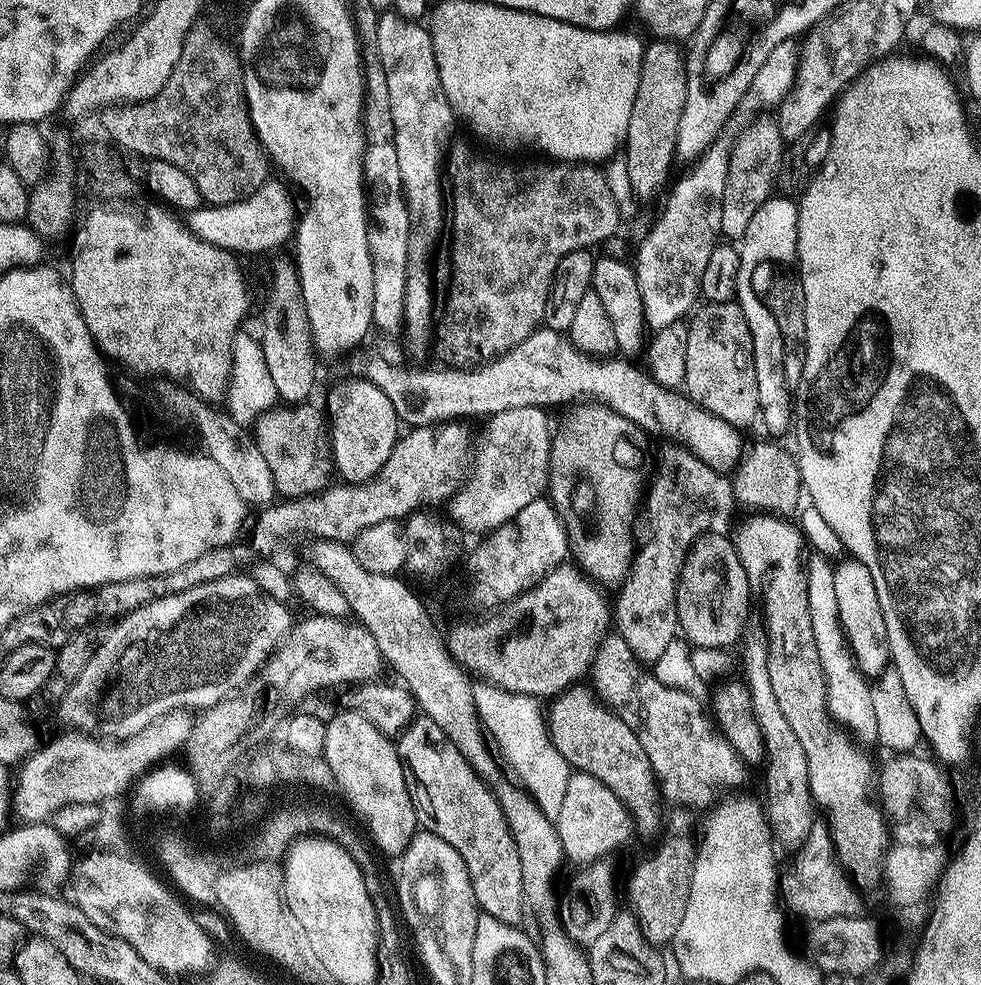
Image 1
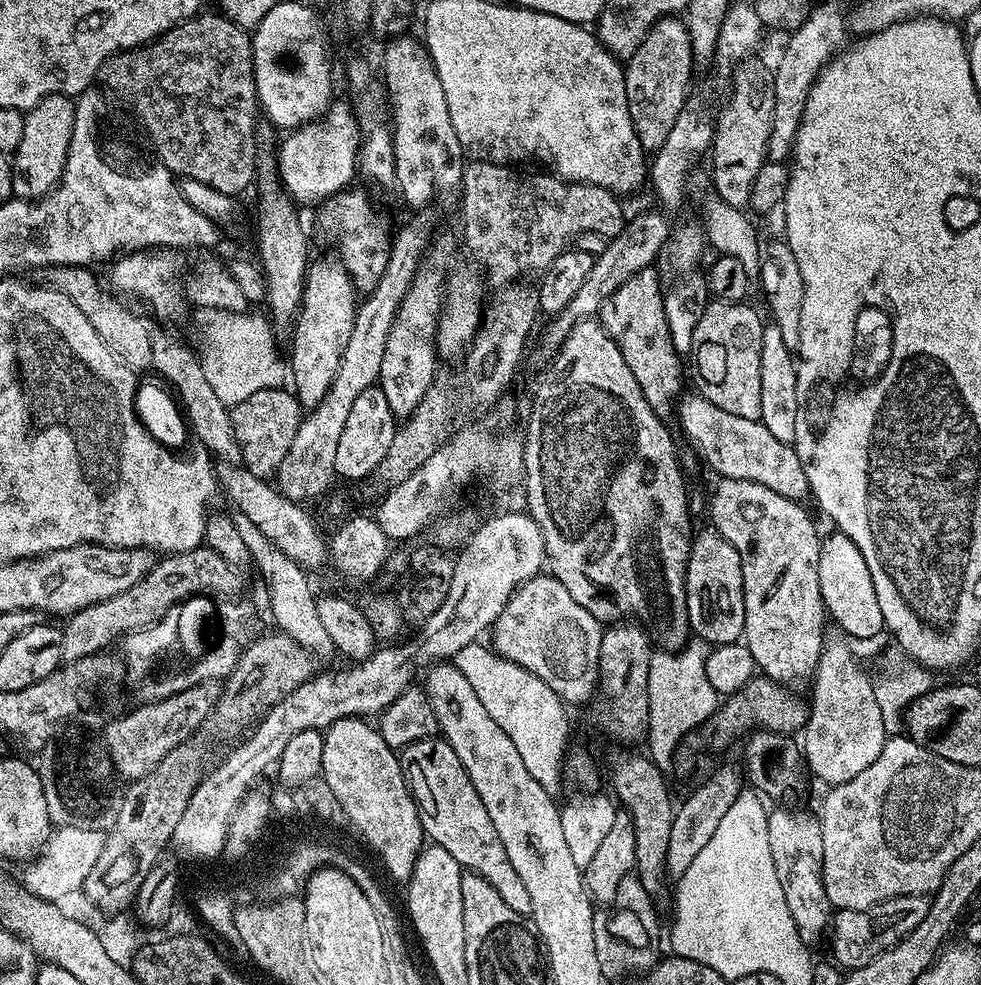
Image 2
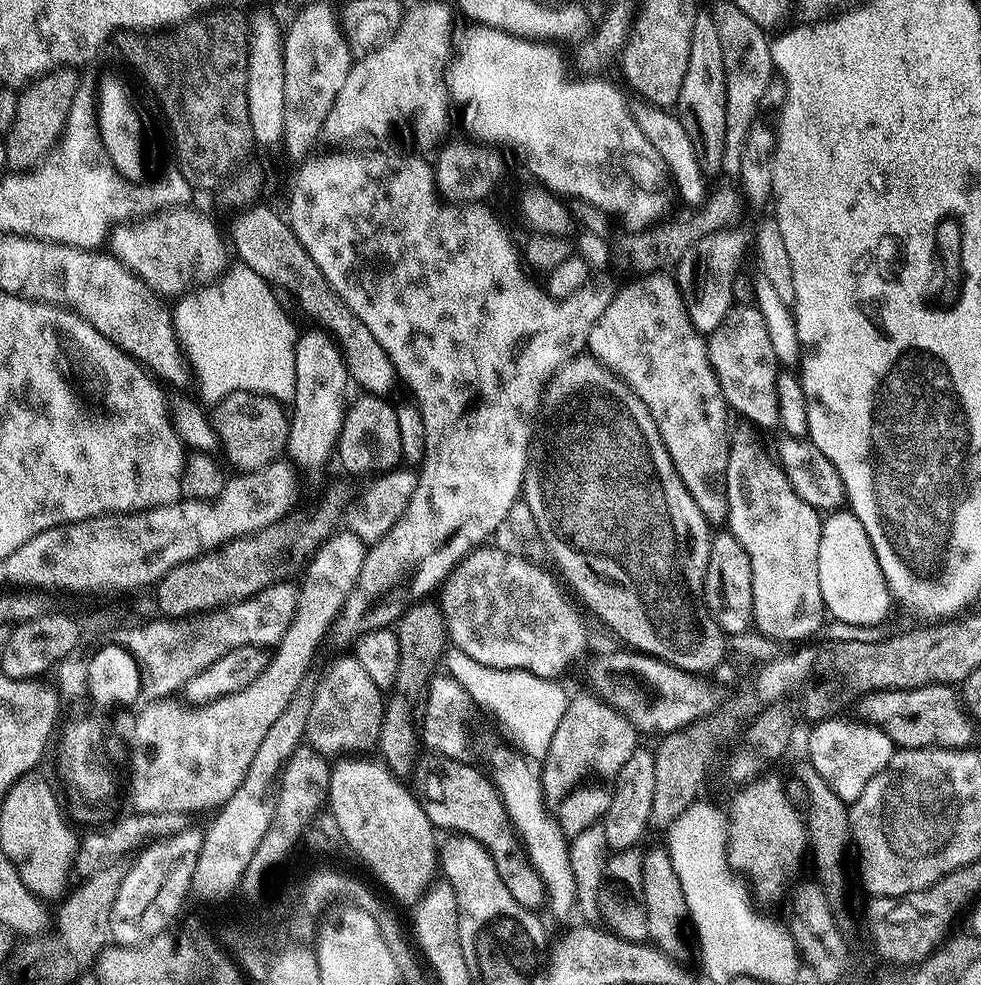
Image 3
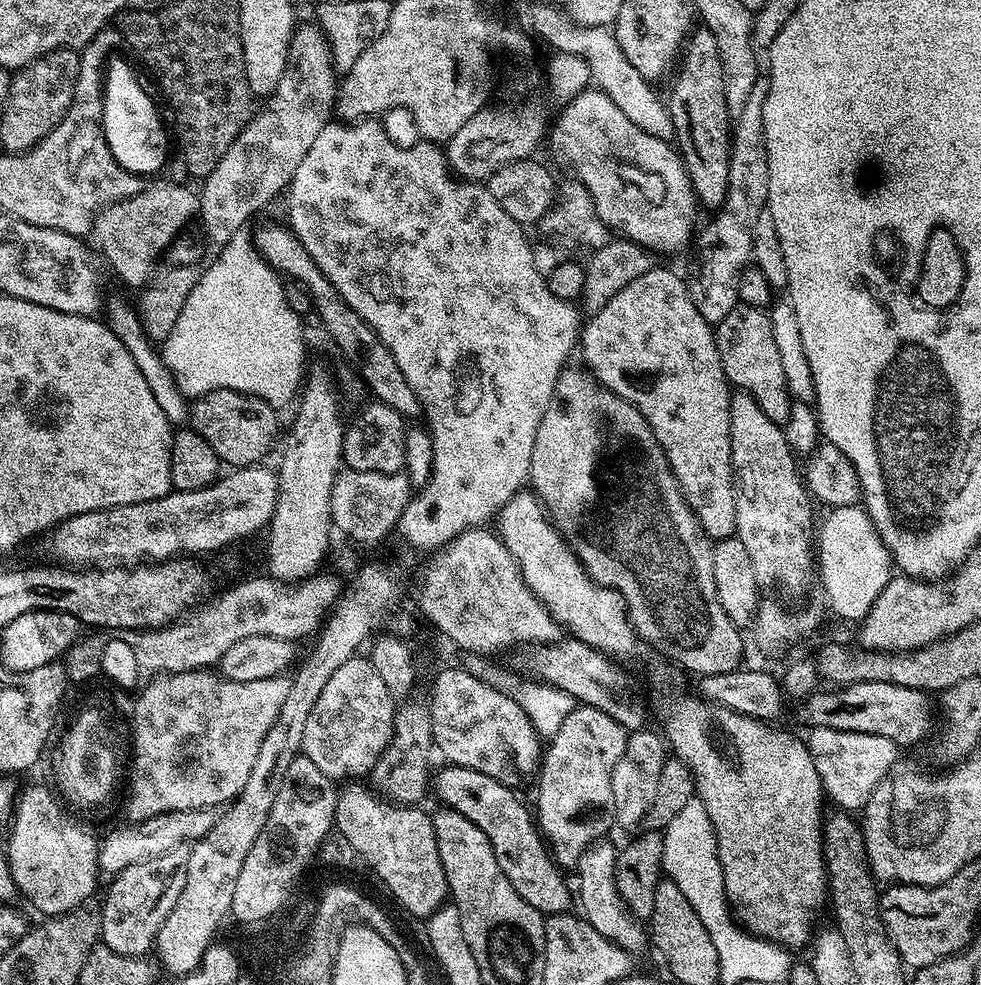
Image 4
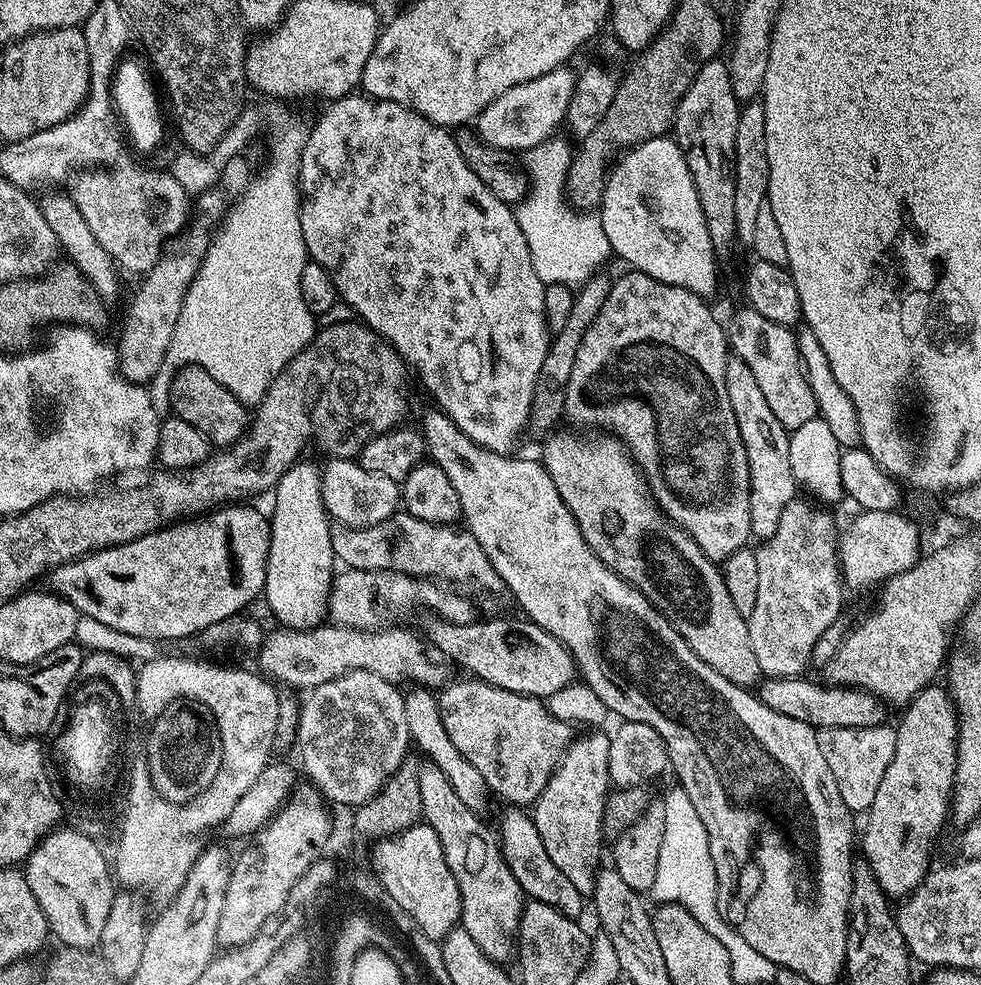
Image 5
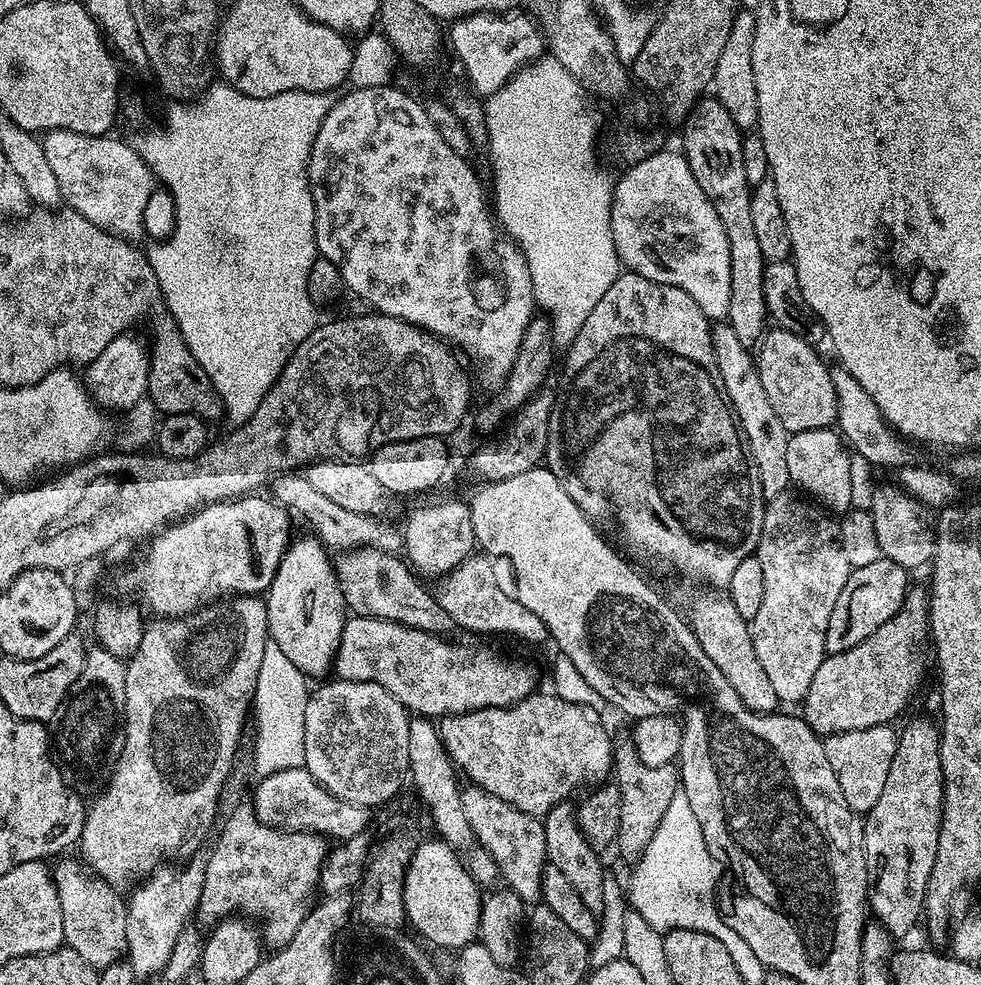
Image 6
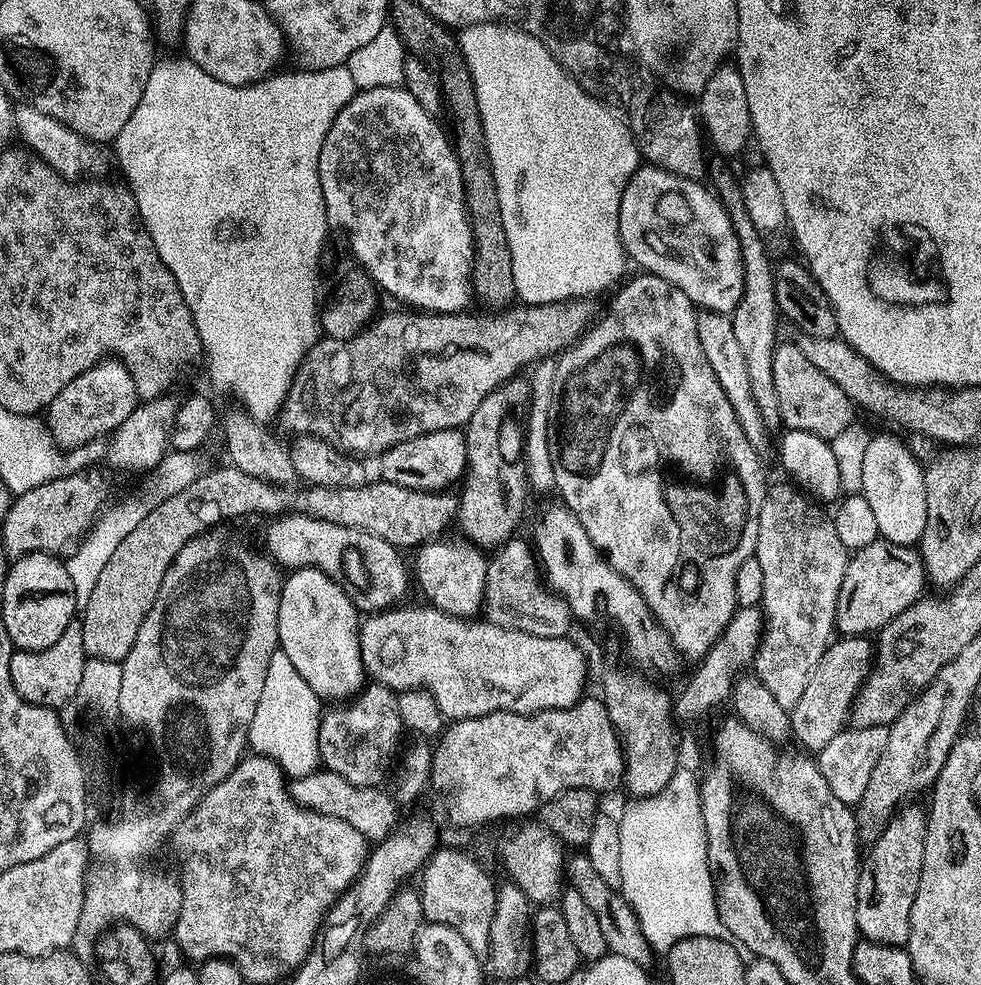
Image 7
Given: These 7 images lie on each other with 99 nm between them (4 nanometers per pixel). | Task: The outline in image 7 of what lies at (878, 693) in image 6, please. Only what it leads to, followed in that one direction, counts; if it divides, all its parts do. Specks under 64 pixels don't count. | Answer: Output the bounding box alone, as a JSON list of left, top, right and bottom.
[790,636,874,754]

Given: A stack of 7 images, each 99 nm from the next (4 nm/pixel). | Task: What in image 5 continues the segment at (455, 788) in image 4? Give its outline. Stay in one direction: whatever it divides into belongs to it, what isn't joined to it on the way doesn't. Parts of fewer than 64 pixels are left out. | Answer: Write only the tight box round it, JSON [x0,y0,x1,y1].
[498,806,586,918]

